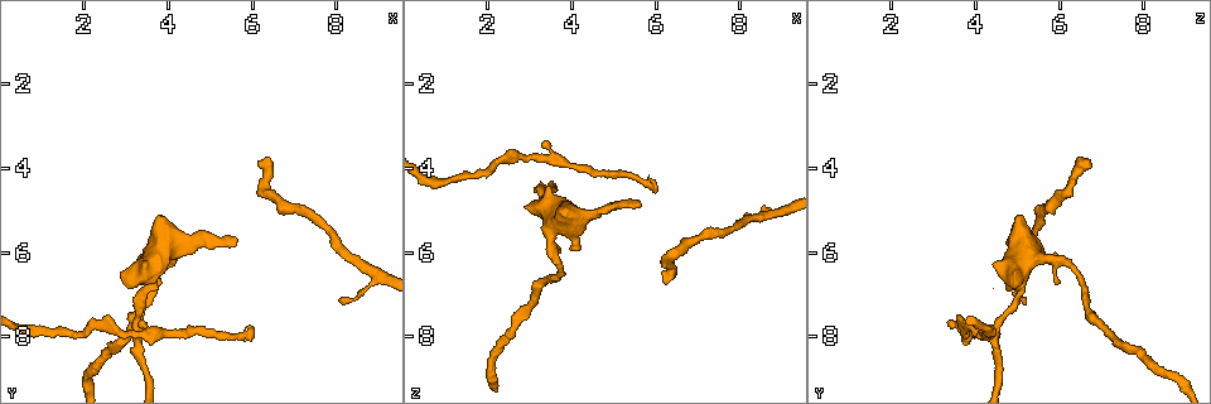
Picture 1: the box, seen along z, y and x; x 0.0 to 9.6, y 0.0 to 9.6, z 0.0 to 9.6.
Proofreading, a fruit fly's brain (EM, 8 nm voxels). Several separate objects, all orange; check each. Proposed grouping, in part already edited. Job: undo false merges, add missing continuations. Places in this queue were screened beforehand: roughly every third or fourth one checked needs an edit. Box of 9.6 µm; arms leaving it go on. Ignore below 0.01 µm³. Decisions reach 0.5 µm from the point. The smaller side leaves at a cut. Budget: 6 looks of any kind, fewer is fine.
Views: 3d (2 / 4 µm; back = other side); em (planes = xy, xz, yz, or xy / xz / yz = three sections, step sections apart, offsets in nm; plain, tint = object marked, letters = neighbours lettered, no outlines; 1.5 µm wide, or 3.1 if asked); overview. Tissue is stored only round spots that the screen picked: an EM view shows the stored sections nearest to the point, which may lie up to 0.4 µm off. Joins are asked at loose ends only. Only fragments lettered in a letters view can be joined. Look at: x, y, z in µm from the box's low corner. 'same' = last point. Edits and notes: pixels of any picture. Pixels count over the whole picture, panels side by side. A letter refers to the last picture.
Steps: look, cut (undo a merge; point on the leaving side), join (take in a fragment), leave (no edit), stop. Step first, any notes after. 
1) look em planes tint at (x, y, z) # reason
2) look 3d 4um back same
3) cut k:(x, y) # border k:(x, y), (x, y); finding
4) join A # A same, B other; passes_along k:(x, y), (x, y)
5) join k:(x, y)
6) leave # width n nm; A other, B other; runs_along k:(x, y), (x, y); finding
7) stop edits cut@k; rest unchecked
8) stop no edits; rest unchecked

look em planes tint at (3.40, 7.10, 4.95)

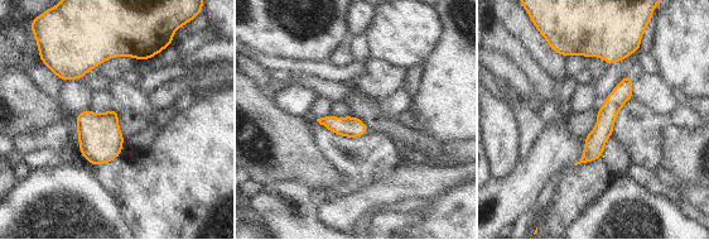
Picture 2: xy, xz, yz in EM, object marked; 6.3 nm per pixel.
look em planes letters same # what lies round it

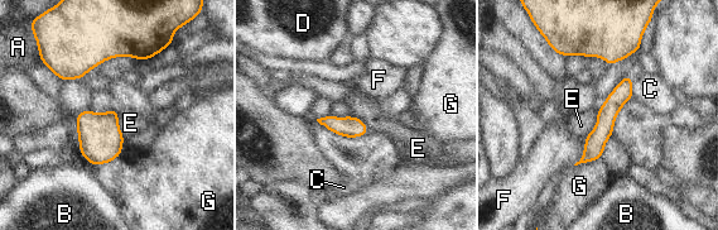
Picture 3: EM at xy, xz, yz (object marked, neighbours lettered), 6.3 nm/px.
leave # longest_contact E 200 nm; A other, B other, C other, D other, E other, F other, G other; runs_along 3:(629, 80), (584, 158); continuous, no second cell

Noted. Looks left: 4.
look em xz step 4 letters at (3.75, 5.10, 5.00)

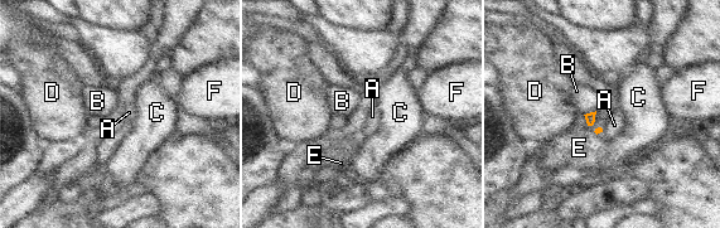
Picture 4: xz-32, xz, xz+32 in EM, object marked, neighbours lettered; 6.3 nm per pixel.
look em planes letters same

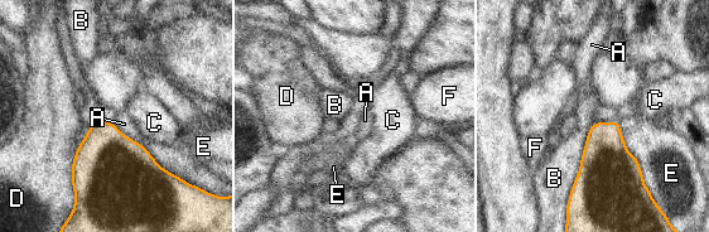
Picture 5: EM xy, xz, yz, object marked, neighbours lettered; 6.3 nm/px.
leave # A other, B other, C other, D other, E other, F other; border 5:(594, 122), (568, 198); no lettered fragment goes on from it

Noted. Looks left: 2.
look em planes letters at (8.15, 7.20, 5.15) # tapers out

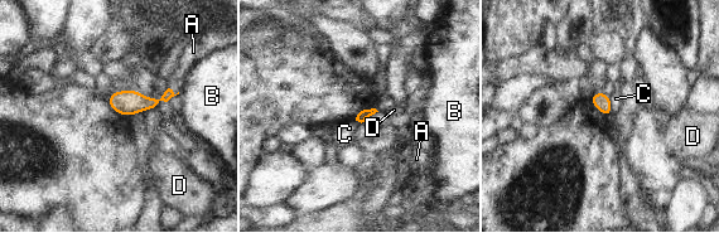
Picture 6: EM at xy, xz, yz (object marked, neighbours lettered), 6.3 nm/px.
leave # longest_contact C 120 nm; A other, B other, C other, D other; border 6:(609, 97), (612, 115); no lettered fragment goes on from it

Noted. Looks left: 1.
stop no edits; rest unchecked

